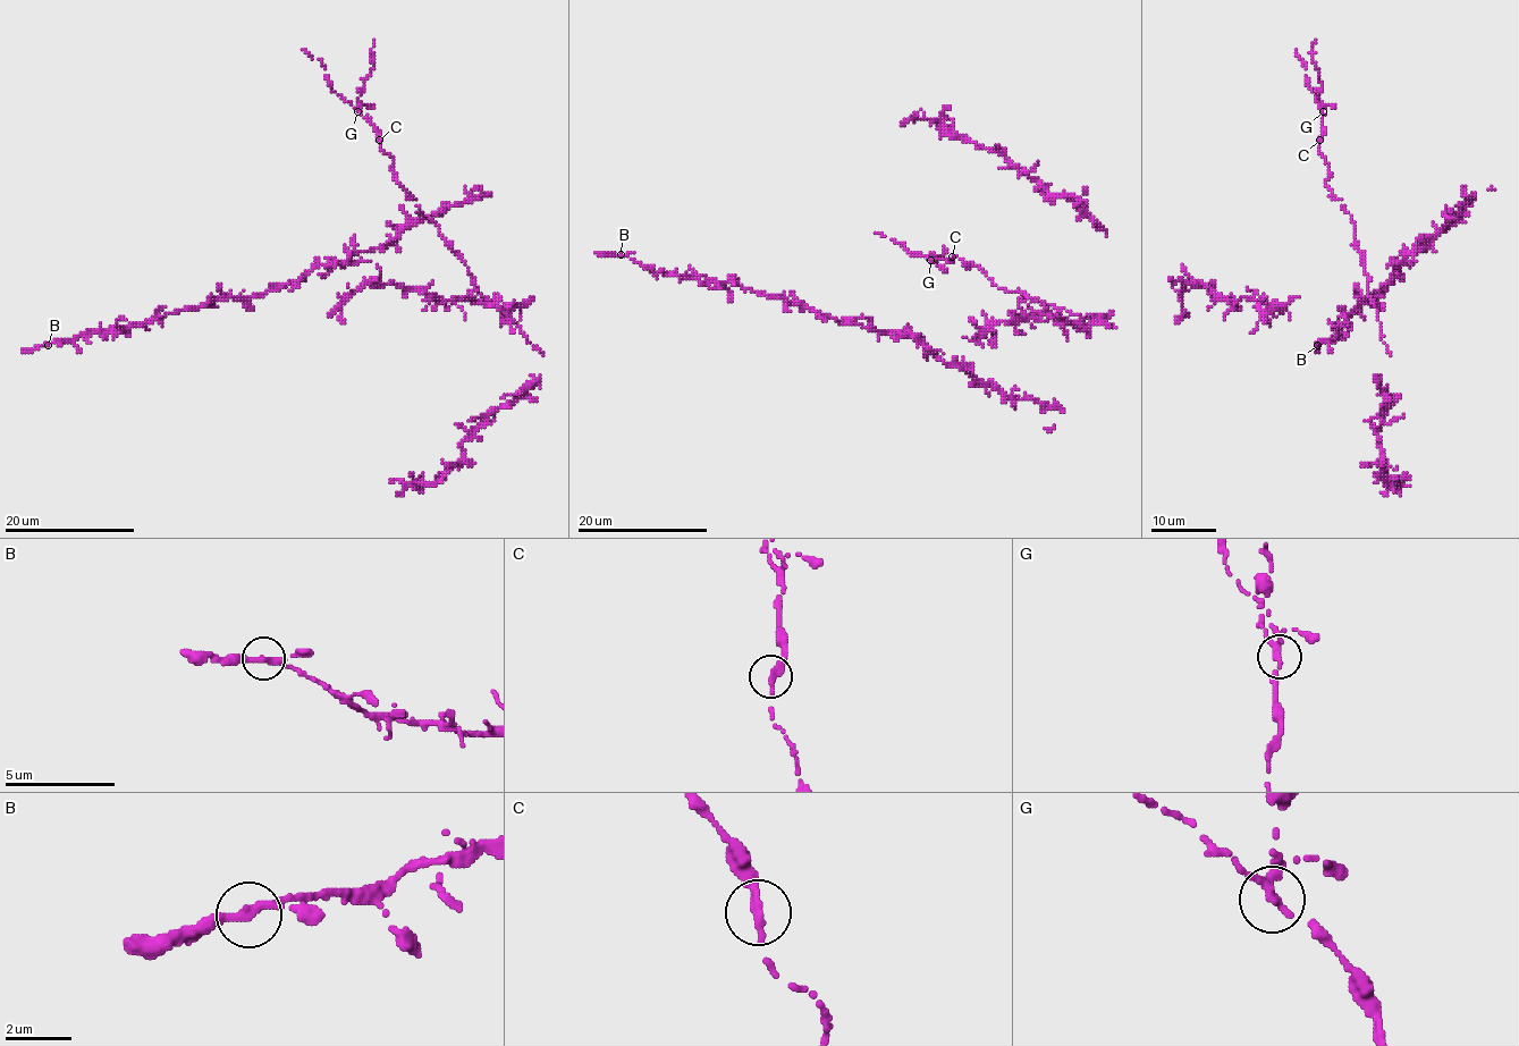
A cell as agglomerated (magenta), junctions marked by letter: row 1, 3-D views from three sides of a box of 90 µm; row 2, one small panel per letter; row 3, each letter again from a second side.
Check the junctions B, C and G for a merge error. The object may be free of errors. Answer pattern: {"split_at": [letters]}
{"split_at": ["G"]}

